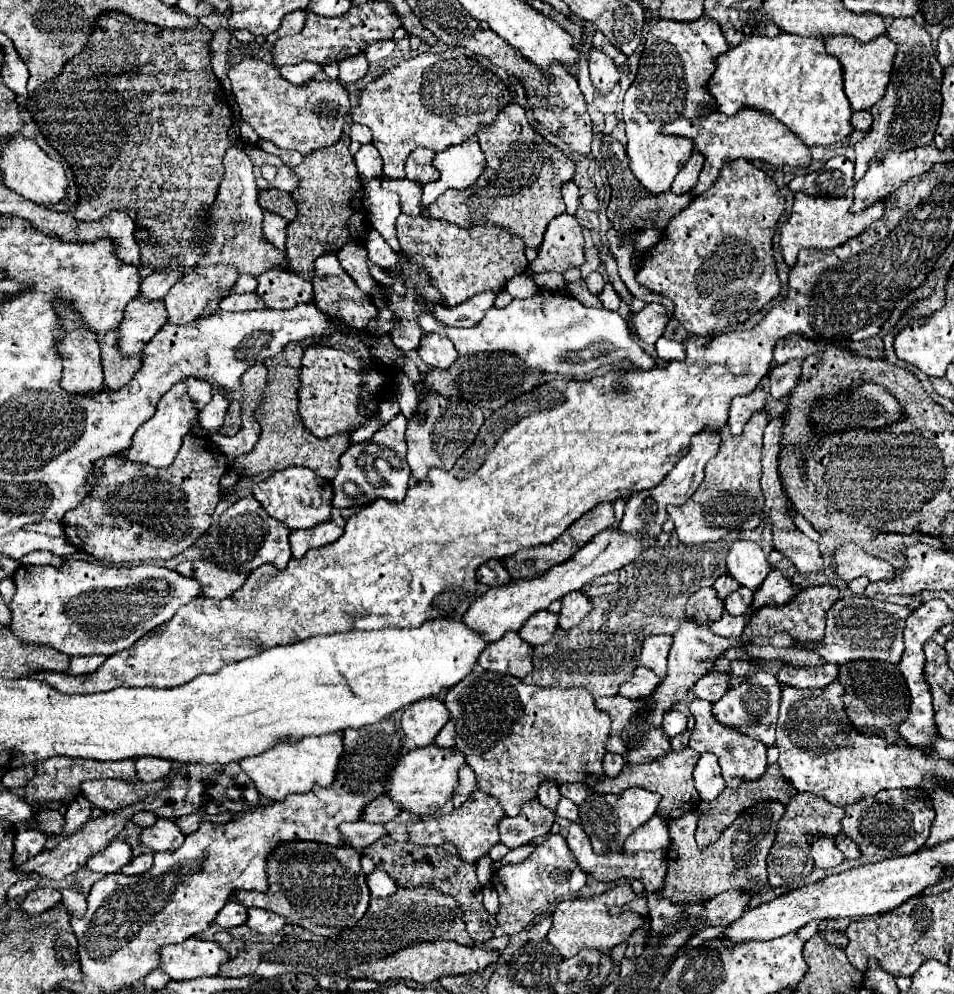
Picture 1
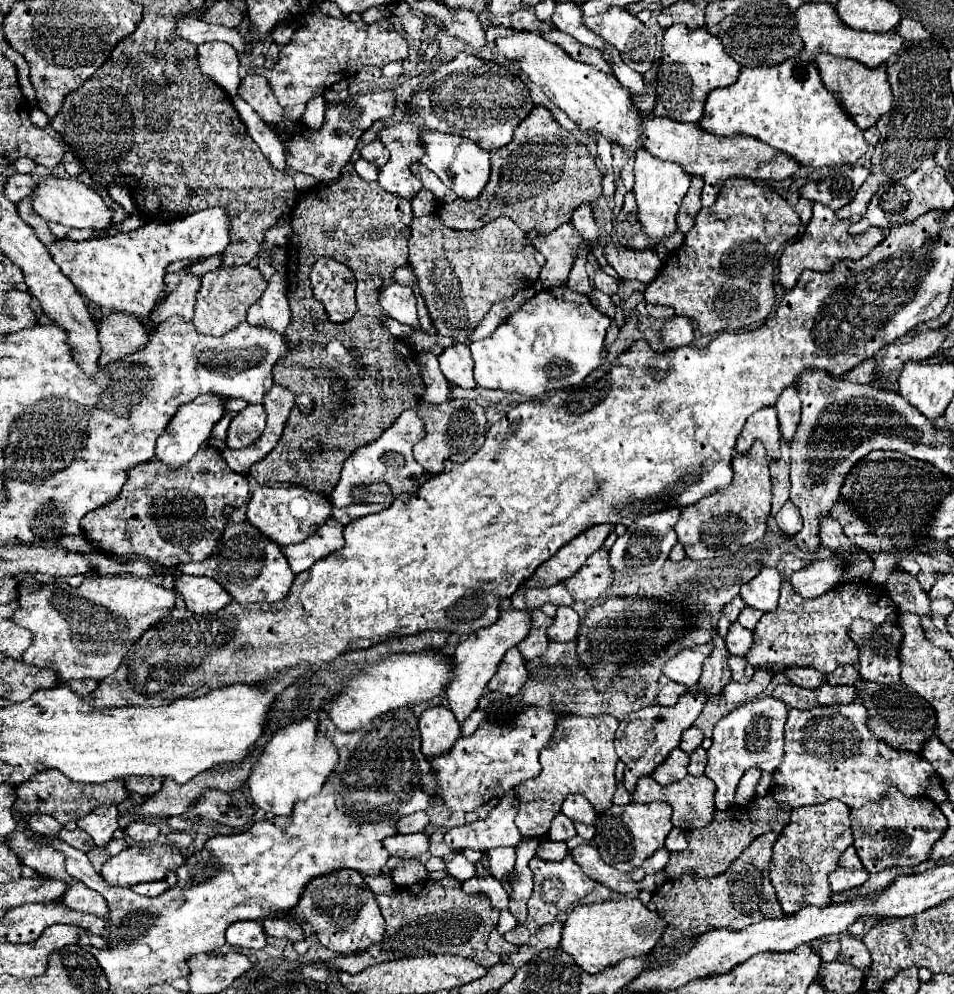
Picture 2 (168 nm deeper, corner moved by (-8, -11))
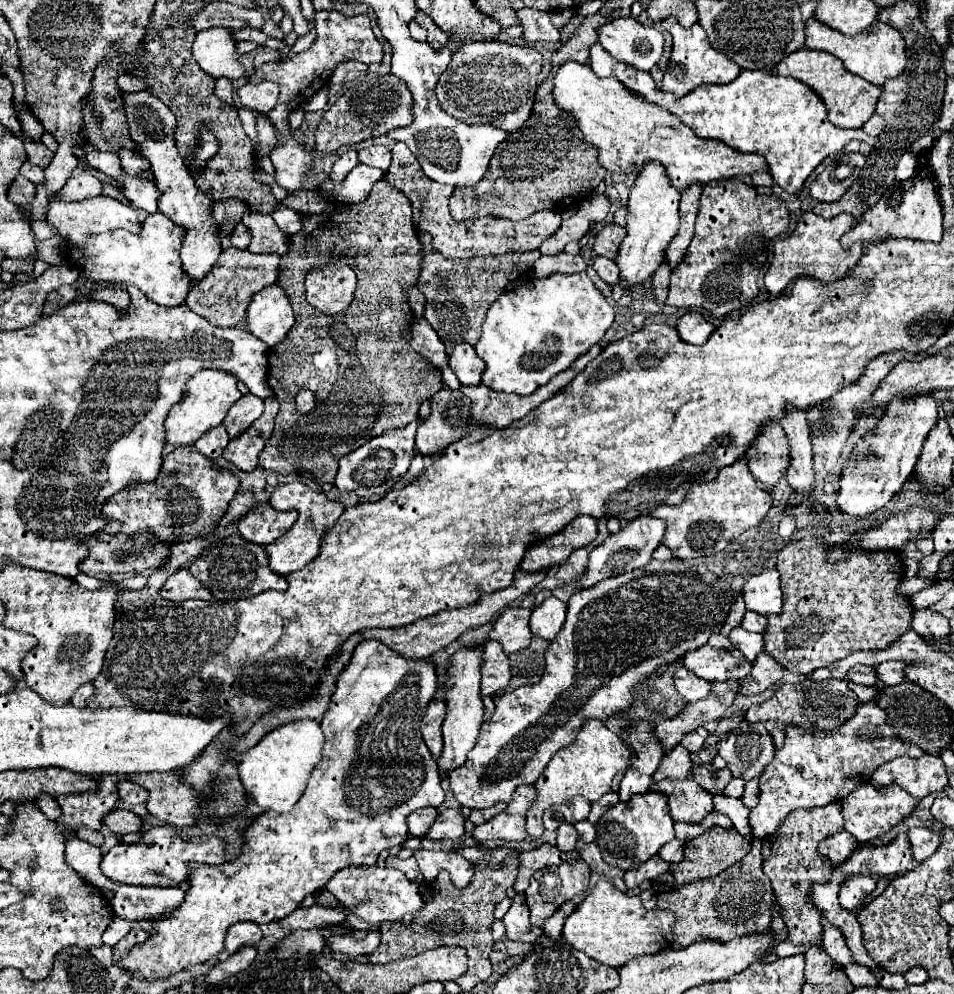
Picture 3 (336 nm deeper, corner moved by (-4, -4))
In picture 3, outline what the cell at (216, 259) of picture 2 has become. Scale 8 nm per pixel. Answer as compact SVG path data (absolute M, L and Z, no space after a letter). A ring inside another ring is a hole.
M243 223L238 224L231 234L231 245L239 249L244 249L248 247L250 240L250 230Z

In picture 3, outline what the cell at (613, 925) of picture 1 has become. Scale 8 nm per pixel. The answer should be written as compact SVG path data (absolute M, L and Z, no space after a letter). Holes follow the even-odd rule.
M600 880L590 894L576 906L576 910L566 918L562 940L576 950L600 960L600 964L620 968L628 960L644 954L656 954L672 944L674 914L668 910L646 910L640 896L628 896L620 892L610 882Z

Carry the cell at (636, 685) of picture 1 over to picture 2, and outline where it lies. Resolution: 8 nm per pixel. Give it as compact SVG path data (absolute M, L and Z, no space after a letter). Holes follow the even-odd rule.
M660 677L660 703L662 705L676 705L680 695L684 695L688 691L688 687L680 685L680 683L674 683L672 679L668 677Z

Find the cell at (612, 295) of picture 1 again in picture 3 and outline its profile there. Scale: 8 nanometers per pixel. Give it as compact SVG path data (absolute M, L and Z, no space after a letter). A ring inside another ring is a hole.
M594 344L584 356L580 356L570 368L566 368L564 372L560 372L554 380L550 380L548 384L544 384L544 388L538 388L534 394L530 394L530 396L516 396L516 394L504 394L504 392L492 392L490 388L484 388L484 386L474 386L474 388L470 388L470 386L460 386L460 392L464 392L468 398L472 398L472 404L476 406L476 410L480 408L482 410L482 416L480 416L480 420L482 420L482 424L494 424L494 426L506 426L506 424L512 424L512 422L516 422L520 416L524 416L524 414L528 414L532 408L536 408L540 402L544 402L544 400L548 400L554 392L558 392L560 388L564 388L590 360L594 360L598 354L602 352L602 348L600 348L600 344Z

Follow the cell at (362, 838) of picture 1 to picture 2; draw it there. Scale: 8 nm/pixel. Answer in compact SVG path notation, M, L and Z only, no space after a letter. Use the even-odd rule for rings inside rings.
M414 833L414 835L394 835L384 839L384 847L392 857L398 859L416 859L418 855L426 853L430 847L428 833Z

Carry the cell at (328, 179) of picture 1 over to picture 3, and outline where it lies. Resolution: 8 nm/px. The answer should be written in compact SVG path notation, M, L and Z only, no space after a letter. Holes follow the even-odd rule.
M384 184L382 186L374 186L374 190L368 194L368 198L364 202L358 202L358 204L348 204L348 206L342 206L342 208L348 208L348 210L324 210L322 214L306 214L306 212L298 212L298 216L302 218L302 224L304 228L290 236L288 238L288 252L280 258L280 266L278 266L278 282L284 286L288 298L290 298L290 304L294 308L294 314L296 314L296 322L294 326L290 328L288 336L276 344L276 348L270 348L268 352L268 384L270 388L274 390L274 396L278 398L280 402L280 412L276 416L276 428L266 444L266 448L260 452L260 460L258 460L258 466L264 468L264 470L270 470L270 472L276 472L276 474L284 474L284 476L290 476L290 474L310 474L314 480L322 480L326 484L332 484L334 482L334 476L336 476L336 470L338 470L338 460L342 456L346 456L348 452L356 450L358 446L366 444L370 438L386 432L386 430L396 430L396 428L404 428L408 422L412 422L416 416L418 416L418 408L424 400L430 400L440 388L442 388L442 374L438 368L434 368L426 358L422 358L418 352L414 352L410 348L410 322L414 318L410 306L406 306L406 294L404 290L414 286L418 282L418 266L420 266L420 260L422 260L422 244L418 242L418 234L416 234L416 228L412 224L412 208L406 200L406 196L402 192L396 192L396 188L392 188L390 184ZM324 254L336 254L336 256L342 256L348 260L348 266L356 272L358 276L358 286L356 286L356 292L354 292L354 300L352 304L348 306L348 310L344 312L344 320L334 320L334 316L324 316L322 312L318 312L316 308L312 308L308 302L306 302L306 290L304 290L304 278L306 278L306 272L320 266L322 262L328 260L328 256ZM298 388L312 388L312 392L318 396L318 406L316 406L316 412L308 412L308 414L298 414L294 410L294 396L298 392Z

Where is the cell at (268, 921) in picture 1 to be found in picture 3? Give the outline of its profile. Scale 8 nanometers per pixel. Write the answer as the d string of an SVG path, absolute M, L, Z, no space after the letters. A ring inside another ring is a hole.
M310 906L310 908L298 908L296 912L288 914L284 920L278 920L276 924L288 932L294 932L298 928L302 930L320 930L320 928L334 928L336 924L344 922L348 914L340 910L330 910L324 906Z

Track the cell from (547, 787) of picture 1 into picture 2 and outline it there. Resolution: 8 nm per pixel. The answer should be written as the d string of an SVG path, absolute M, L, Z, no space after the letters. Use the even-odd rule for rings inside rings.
M558 813L552 821L552 827L550 827L550 833L548 833L548 839L550 841L568 841L576 835L576 829L574 829L574 823L564 819L564 813Z

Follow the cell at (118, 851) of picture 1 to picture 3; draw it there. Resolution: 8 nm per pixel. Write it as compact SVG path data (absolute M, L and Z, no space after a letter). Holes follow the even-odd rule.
M156 826L142 834L142 838L136 844L116 844L104 858L102 858L102 872L122 884L134 884L134 886L178 886L188 878L188 866L186 862L208 862L208 864L220 864L224 862L224 842L216 836L202 836L194 838L194 842L184 842L176 828L172 826Z

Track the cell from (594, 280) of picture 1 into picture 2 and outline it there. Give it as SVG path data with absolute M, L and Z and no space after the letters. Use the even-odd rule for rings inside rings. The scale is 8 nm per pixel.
M596 271L594 285L596 285L596 289L600 289L602 293L608 293L608 295L614 295L618 291L618 279L604 271Z

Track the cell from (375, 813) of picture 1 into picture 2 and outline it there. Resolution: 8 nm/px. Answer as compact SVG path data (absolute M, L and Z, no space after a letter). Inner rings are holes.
M412 813L412 815L406 815L400 819L398 827L400 827L400 833L418 833L418 831L424 831L430 823L430 817L428 813Z

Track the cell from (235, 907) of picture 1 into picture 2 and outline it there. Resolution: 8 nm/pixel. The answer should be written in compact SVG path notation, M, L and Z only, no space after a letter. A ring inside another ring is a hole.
M240 921L240 923L232 923L232 927L228 927L226 941L236 947L262 949L266 945L266 933L262 929L262 923L258 923L258 921Z

